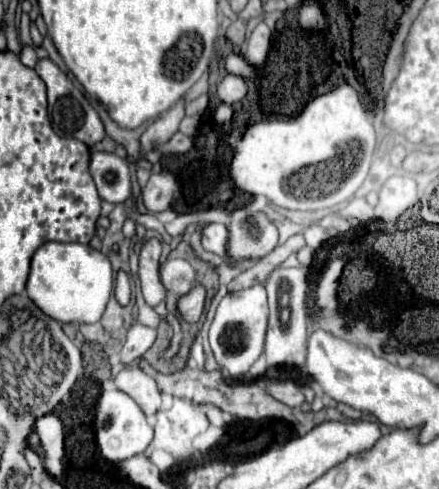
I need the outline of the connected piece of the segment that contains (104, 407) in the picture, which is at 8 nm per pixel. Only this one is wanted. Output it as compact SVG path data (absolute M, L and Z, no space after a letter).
M104 390L94 404L94 432L100 454L106 460L126 460L134 454L142 454L152 442L152 428L144 420L140 406L122 390Z

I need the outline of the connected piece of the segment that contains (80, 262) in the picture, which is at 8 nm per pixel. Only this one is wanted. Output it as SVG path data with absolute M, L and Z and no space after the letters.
M44 242L32 256L26 292L44 314L58 322L92 324L104 314L112 286L114 272L102 252L78 242Z

